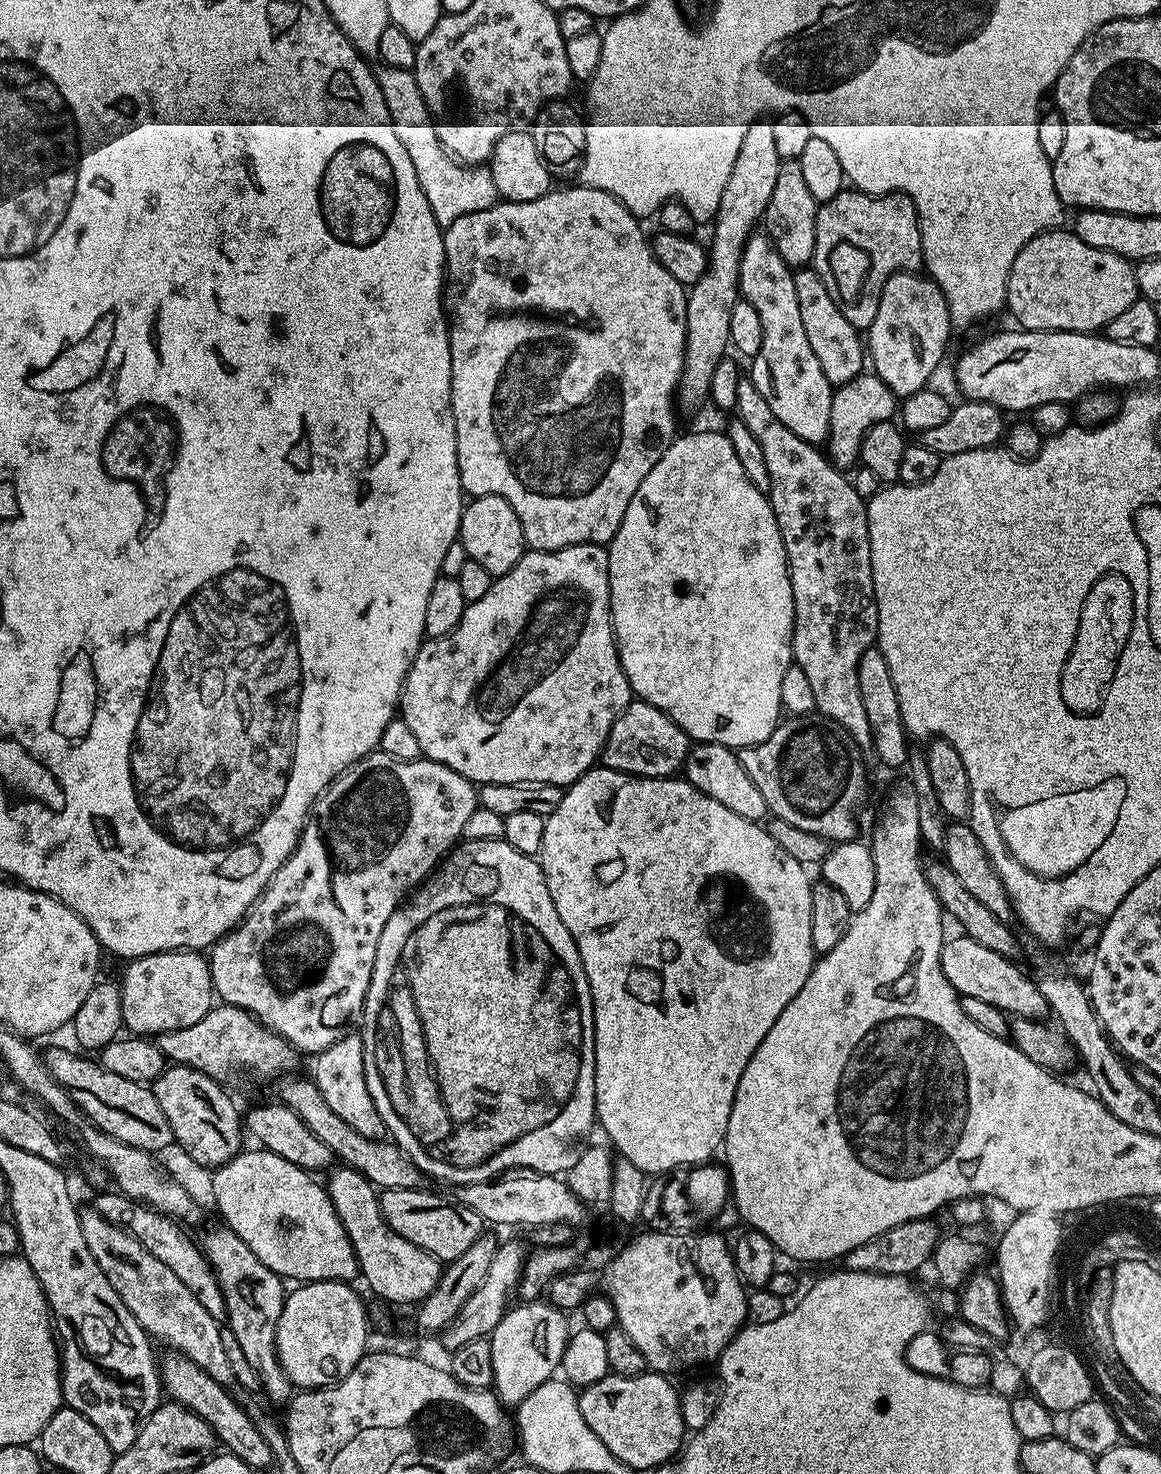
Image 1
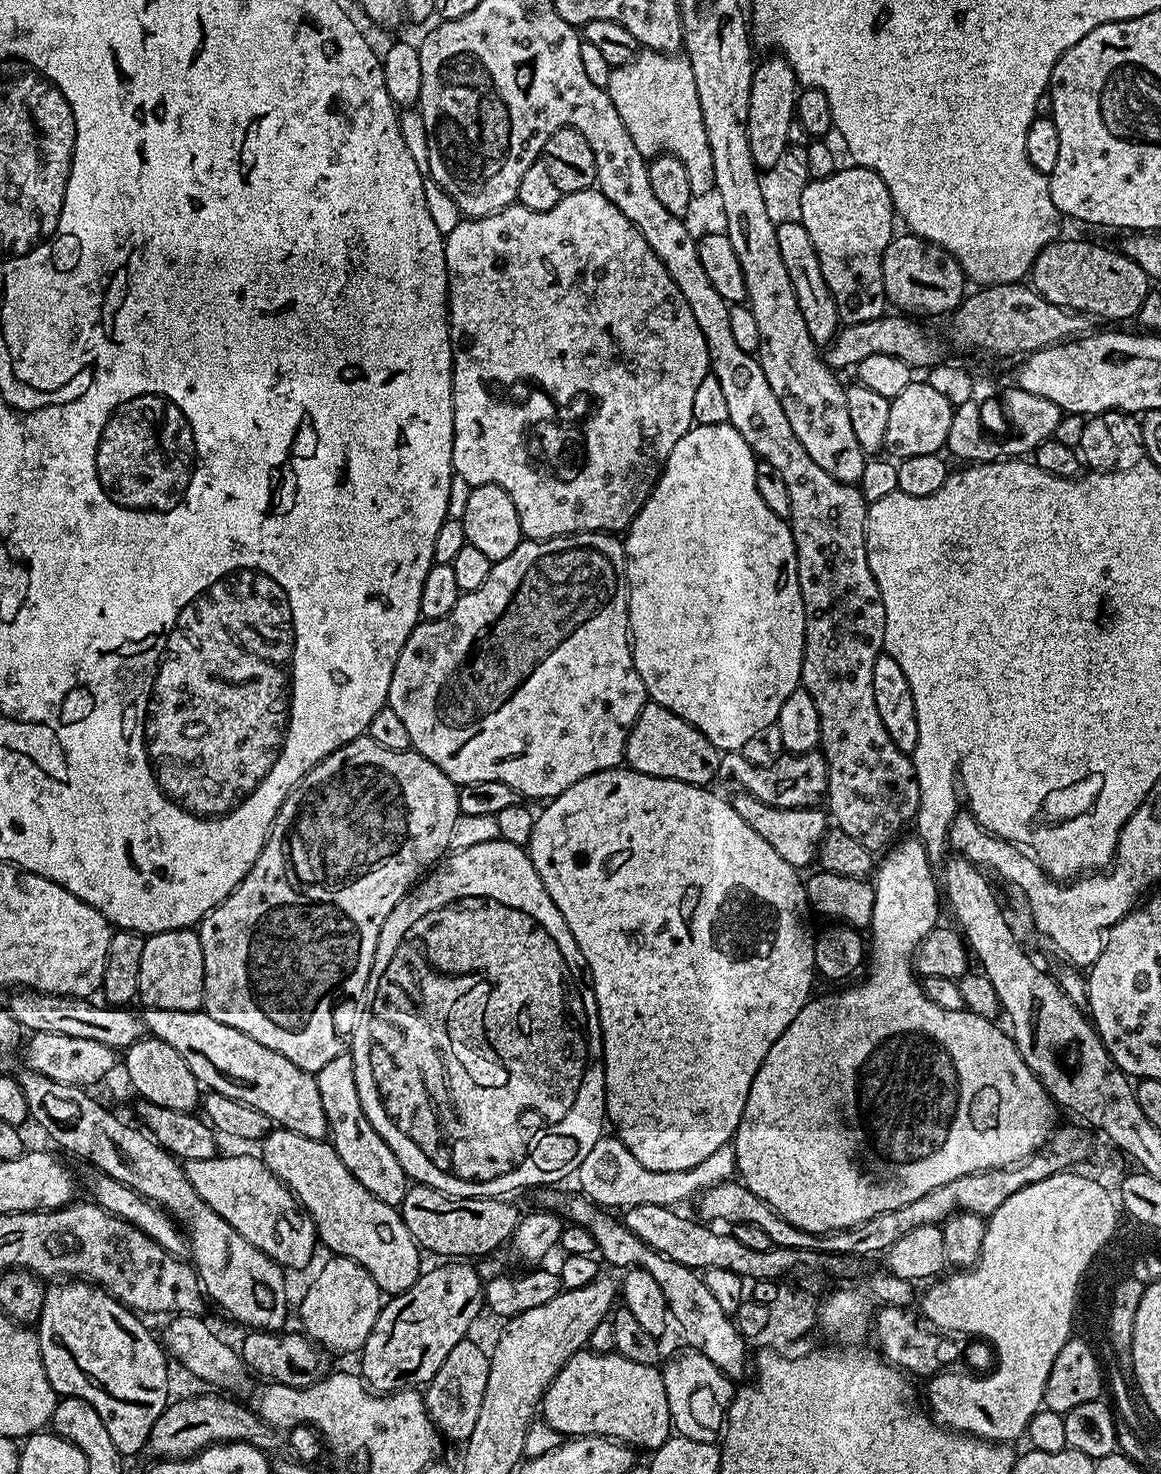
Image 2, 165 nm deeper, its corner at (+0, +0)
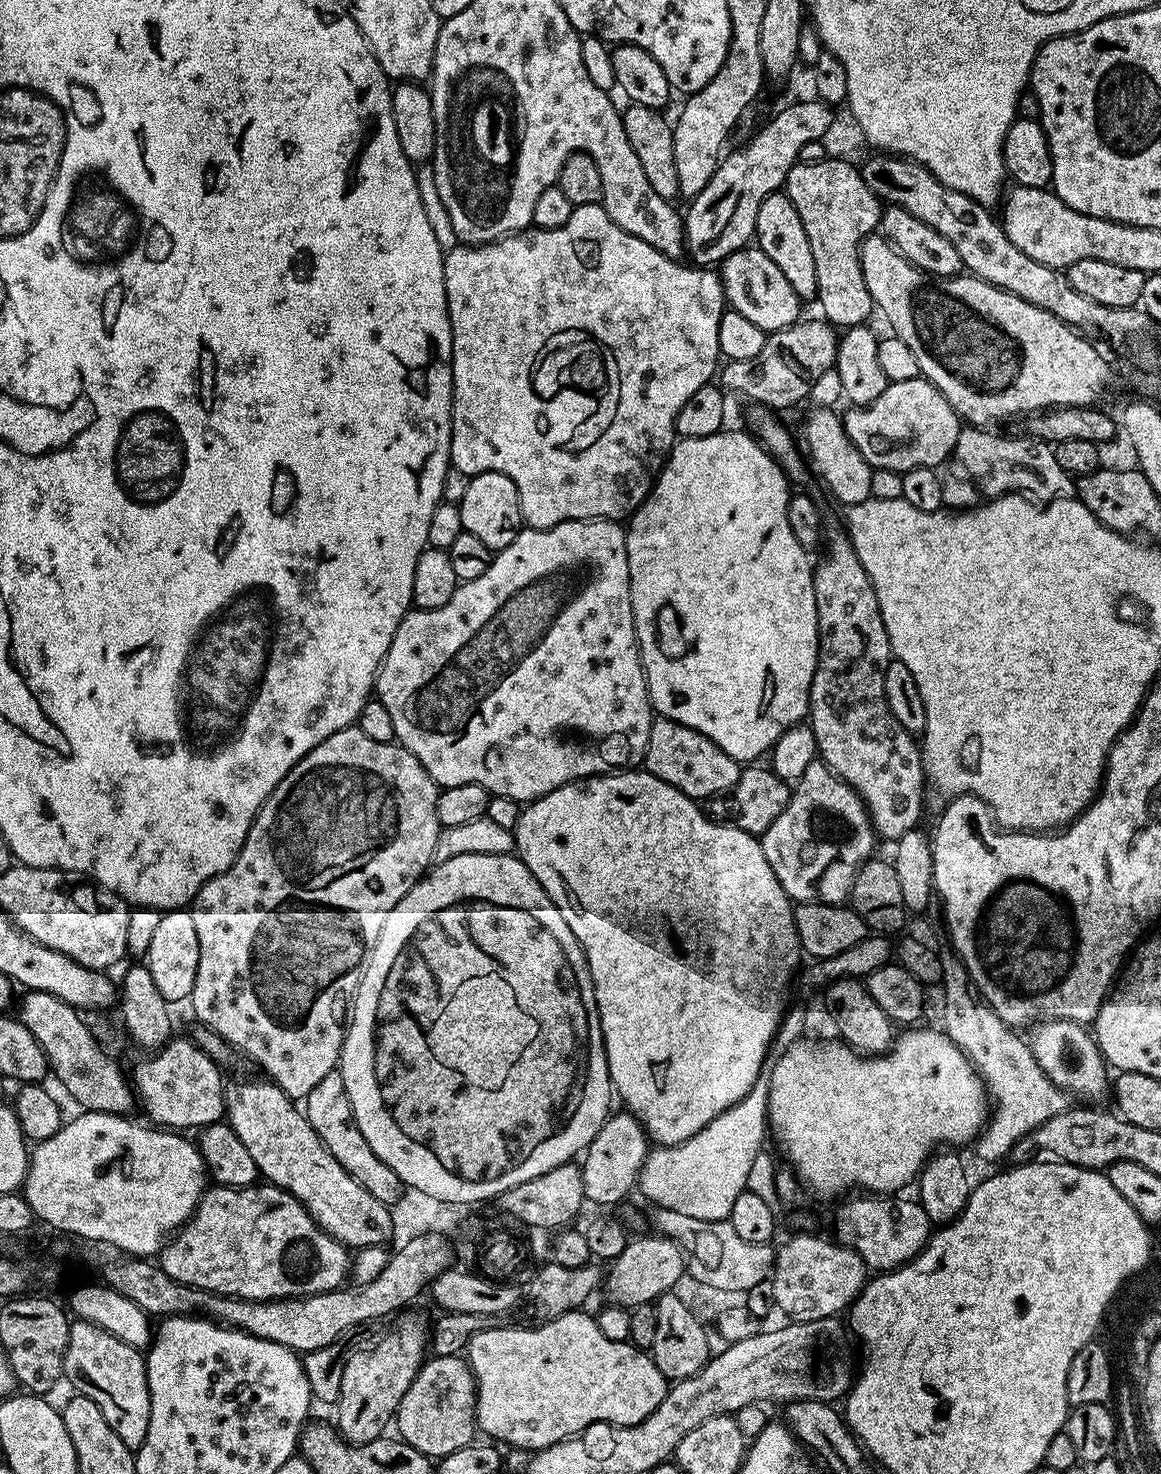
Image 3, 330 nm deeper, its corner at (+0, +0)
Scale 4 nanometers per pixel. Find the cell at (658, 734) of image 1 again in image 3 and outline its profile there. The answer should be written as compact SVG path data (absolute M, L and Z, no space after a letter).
M663 718L652 721L642 764L652 776L657 776L697 802L704 802L707 796L715 792L727 793L735 788L742 771L738 761L727 756L718 745L710 742L710 738L698 734L698 730L690 726Z

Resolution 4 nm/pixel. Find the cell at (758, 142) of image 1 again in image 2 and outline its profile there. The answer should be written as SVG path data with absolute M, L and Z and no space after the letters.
M768 54L764 61L752 69L750 86L750 114L748 115L748 141L750 154L757 169L765 170L774 166L778 158L789 151L787 134L790 122L796 115L796 94L798 81L790 62L785 56Z

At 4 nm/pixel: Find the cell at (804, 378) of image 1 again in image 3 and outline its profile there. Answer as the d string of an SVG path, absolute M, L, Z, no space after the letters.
M828 408L814 409L804 424L802 444L810 459L811 467L812 464L816 467L821 482L832 491L834 499L841 500L841 505L857 504L870 499L872 467L868 465L866 458L862 458L862 454L858 454L858 446L850 442L843 419L839 415L835 416Z

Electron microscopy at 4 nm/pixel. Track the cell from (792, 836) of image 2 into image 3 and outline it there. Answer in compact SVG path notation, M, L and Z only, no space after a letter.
M817 758L814 762L810 762L810 766L806 766L806 774L802 774L802 778L796 781L792 788L792 797L786 806L786 810L782 810L782 814L778 814L778 818L774 818L774 822L770 822L770 826L764 831L764 835L759 837L759 842L762 846L762 850L766 854L766 862L770 862L770 870L774 870L774 878L778 878L782 890L786 890L789 900L801 904L843 905L845 901L851 897L852 883L858 874L858 870L866 861L873 859L875 852L872 851L875 850L876 844L878 845L878 837L872 828L872 820L868 817L867 810L864 809L864 801L861 800L860 795L857 794L845 780L839 780L839 778L824 765L823 760Z

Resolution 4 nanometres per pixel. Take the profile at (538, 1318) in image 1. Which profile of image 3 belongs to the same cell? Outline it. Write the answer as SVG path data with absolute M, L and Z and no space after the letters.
M640 1234L629 1239L617 1257L614 1257L606 1268L603 1277L602 1292L609 1296L611 1303L618 1308L629 1310L651 1304L664 1292L673 1291L686 1272L684 1252L667 1236L659 1234Z

